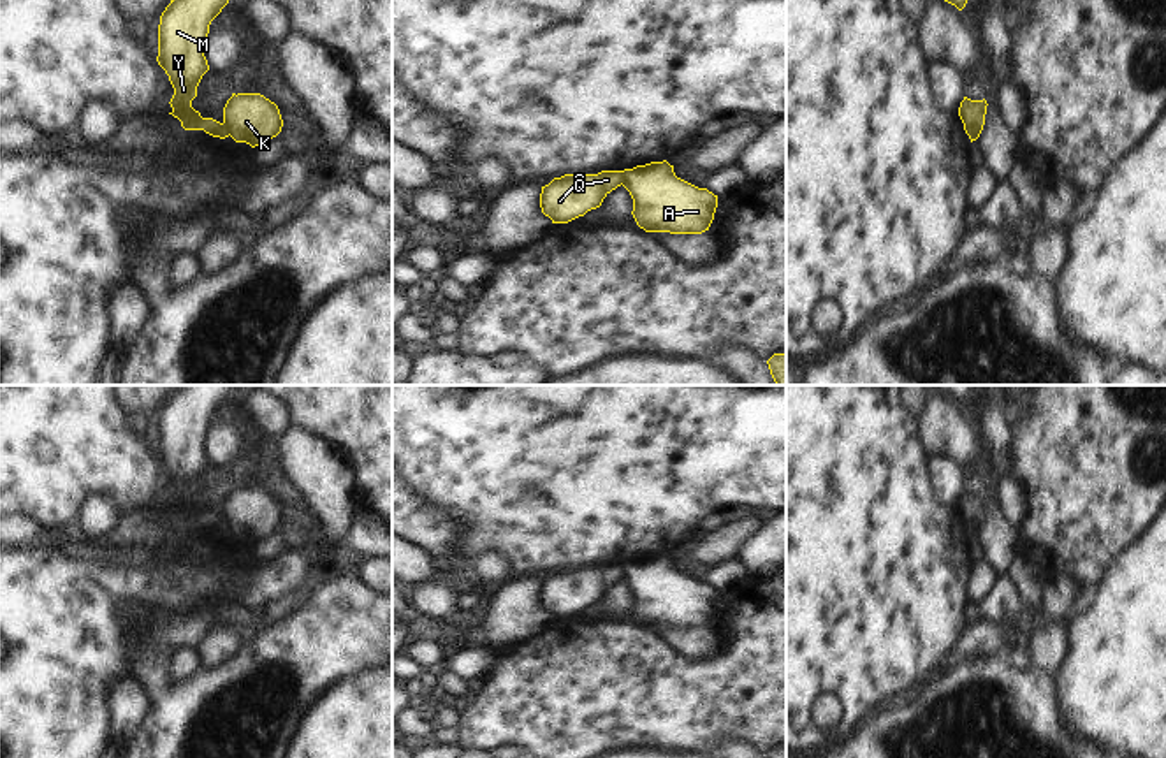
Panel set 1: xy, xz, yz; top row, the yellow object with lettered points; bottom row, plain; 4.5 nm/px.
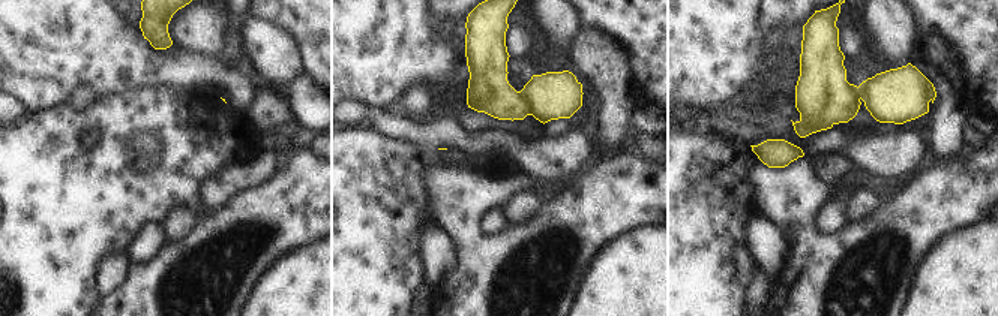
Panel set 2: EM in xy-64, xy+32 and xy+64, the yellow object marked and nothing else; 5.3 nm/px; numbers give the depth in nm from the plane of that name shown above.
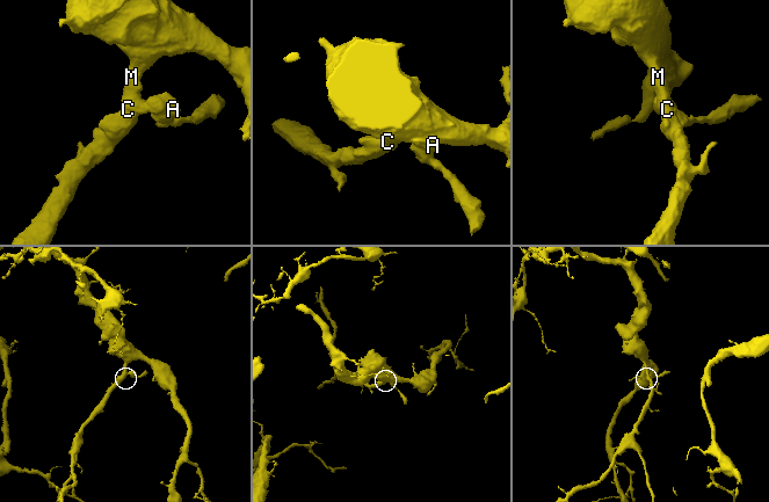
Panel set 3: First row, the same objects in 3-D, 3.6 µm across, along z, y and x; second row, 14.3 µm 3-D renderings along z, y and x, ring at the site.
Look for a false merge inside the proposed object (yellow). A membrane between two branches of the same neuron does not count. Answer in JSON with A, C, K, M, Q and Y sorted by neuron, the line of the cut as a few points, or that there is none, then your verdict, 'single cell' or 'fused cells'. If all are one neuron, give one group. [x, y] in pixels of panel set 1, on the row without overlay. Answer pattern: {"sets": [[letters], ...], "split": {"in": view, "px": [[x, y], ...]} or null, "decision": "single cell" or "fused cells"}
{"sets": [["A", "K"], ["C", "M", "Q", "Y"]], "split": {"in": "xz", "px": [[621, 565], [623, 577]]}, "decision": "fused cells"}

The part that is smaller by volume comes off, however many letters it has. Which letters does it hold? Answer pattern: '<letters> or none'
A, K

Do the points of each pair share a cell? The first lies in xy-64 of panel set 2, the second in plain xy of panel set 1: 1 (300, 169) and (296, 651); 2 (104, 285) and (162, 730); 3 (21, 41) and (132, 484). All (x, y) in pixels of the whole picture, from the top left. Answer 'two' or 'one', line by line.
1: one
2: two
3: one

